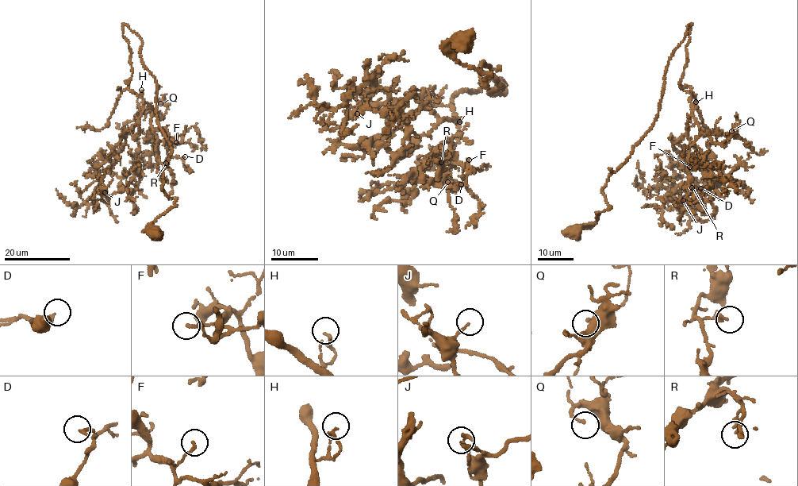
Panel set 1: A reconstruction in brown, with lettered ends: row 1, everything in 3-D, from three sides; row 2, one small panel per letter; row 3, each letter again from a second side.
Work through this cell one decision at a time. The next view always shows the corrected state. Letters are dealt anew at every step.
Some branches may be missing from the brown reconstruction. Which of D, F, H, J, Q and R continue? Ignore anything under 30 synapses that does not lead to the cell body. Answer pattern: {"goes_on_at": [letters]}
{"goes_on_at": []}

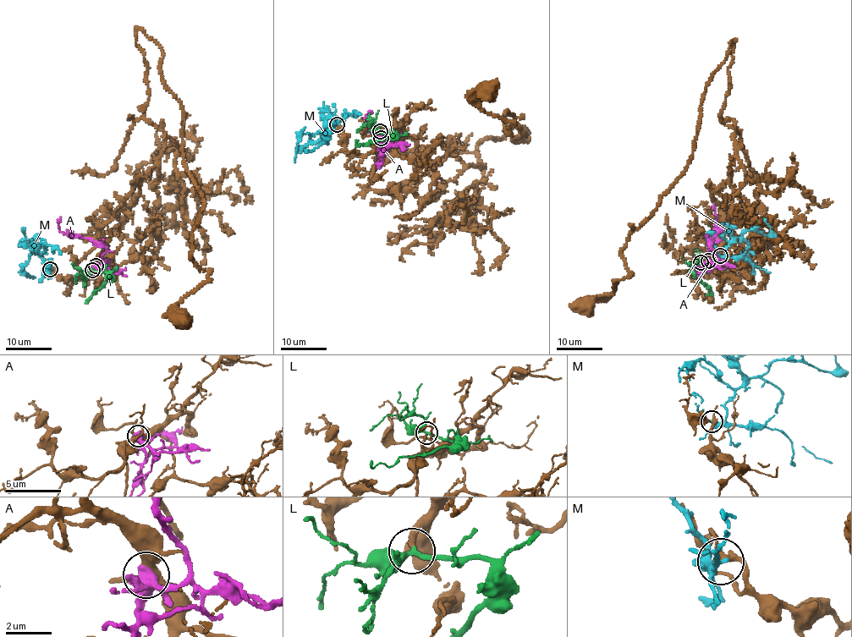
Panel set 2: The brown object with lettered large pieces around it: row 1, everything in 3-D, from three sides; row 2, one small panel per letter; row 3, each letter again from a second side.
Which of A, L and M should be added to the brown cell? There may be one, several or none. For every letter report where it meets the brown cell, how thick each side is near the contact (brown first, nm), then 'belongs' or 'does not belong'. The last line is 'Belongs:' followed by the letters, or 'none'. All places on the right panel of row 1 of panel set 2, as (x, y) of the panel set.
A: contact (708, 260); calibres 360 and 440 nm; does not belong
L: contact (700, 262); calibres 200 and 280 nm; belongs
M: contact (720, 255); calibres 240 and 170 nm; does not belong
Belongs: L

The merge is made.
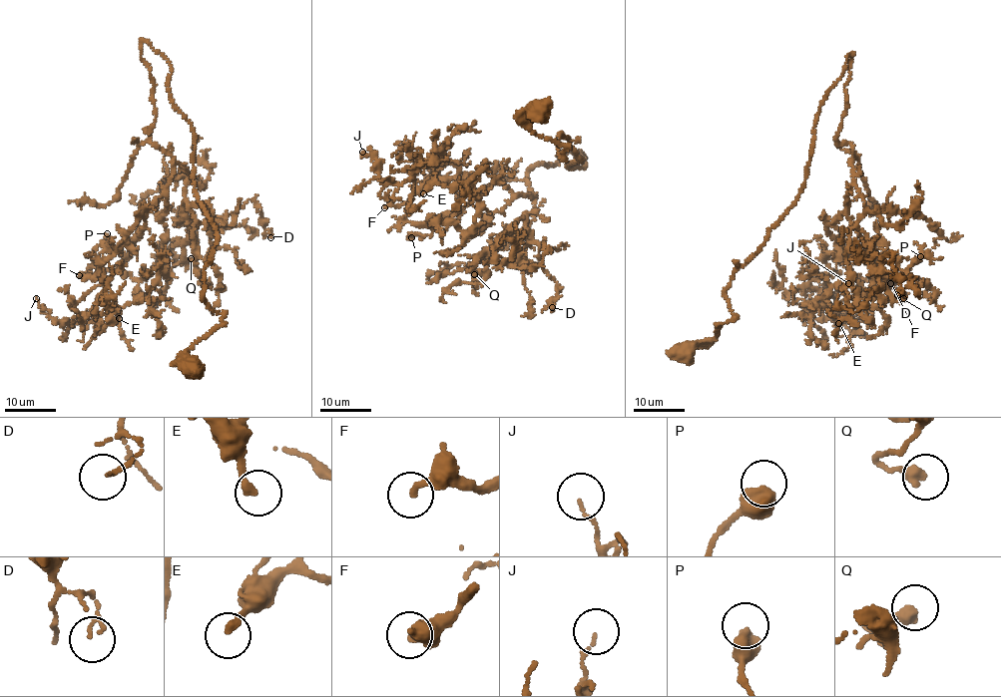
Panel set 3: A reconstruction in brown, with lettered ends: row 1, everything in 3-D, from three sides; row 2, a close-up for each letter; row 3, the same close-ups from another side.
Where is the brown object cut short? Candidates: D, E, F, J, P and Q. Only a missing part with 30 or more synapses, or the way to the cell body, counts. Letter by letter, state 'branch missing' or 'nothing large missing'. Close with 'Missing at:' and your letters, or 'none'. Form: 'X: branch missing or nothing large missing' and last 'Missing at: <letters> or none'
D: nothing large missing
E: nothing large missing
F: nothing large missing
J: nothing large missing
P: nothing large missing
Q: nothing large missing
Missing at: none

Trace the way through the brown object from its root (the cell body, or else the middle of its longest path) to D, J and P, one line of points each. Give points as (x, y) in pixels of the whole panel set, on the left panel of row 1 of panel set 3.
D: (193, 368), (224, 324), (218, 237), (143, 40), (146, 130), (193, 218), (250, 199), (270, 237)
J: (193, 368), (224, 324), (218, 237), (146, 40), (173, 177), (102, 264), (101, 321), (36, 298)
P: (193, 368), (224, 324), (204, 297), (218, 237), (146, 40), (146, 130), (173, 177), (131, 254), (107, 233)

